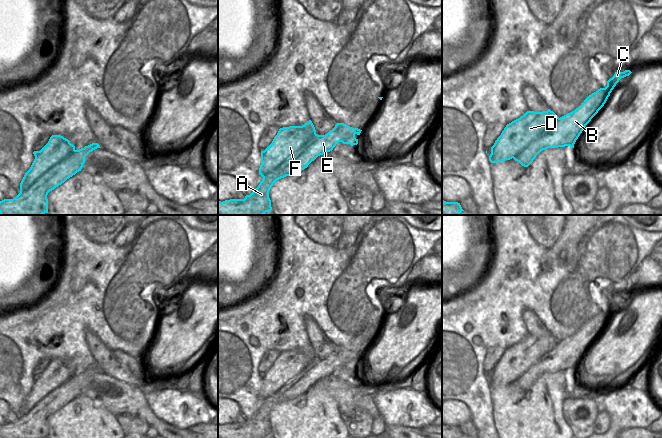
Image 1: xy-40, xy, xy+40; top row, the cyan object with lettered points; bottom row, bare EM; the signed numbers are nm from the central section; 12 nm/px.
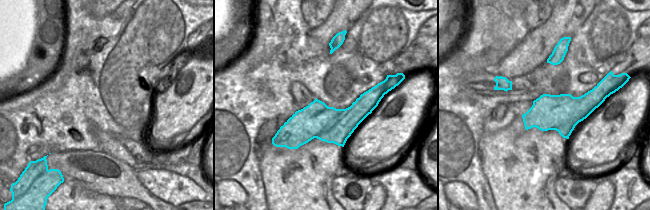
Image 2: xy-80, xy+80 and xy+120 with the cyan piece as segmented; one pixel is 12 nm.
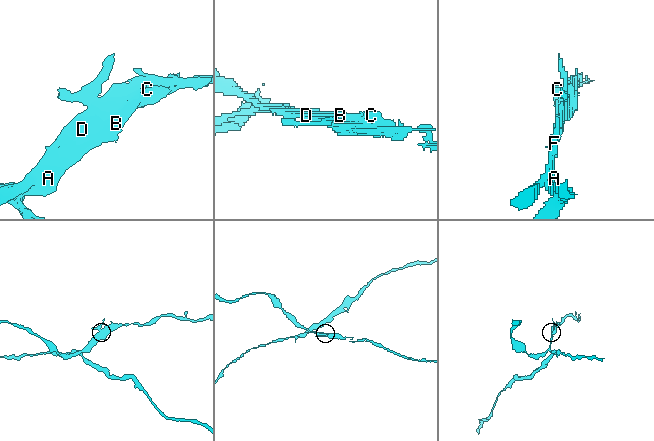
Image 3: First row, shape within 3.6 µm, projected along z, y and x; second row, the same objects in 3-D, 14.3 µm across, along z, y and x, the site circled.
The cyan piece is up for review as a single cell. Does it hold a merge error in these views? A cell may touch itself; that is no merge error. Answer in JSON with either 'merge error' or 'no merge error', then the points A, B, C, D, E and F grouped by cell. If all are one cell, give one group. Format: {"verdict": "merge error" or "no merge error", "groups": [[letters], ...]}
{"verdict": "merge error", "groups": [["A", "B", "E"], ["C", "D", "F"]]}

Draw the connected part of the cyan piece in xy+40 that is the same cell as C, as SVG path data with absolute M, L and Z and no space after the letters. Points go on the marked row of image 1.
M625 70L624 72L615 72L614 76L607 81L605 88L600 88L596 92L589 95L579 107L590 109L594 115L604 106L610 93L621 78L629 76L632 72Z

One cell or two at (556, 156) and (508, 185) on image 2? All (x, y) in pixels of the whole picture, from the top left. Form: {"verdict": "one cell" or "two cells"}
{"verdict": "one cell"}

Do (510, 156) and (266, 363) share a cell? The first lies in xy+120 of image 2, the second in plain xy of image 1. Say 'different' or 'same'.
different

